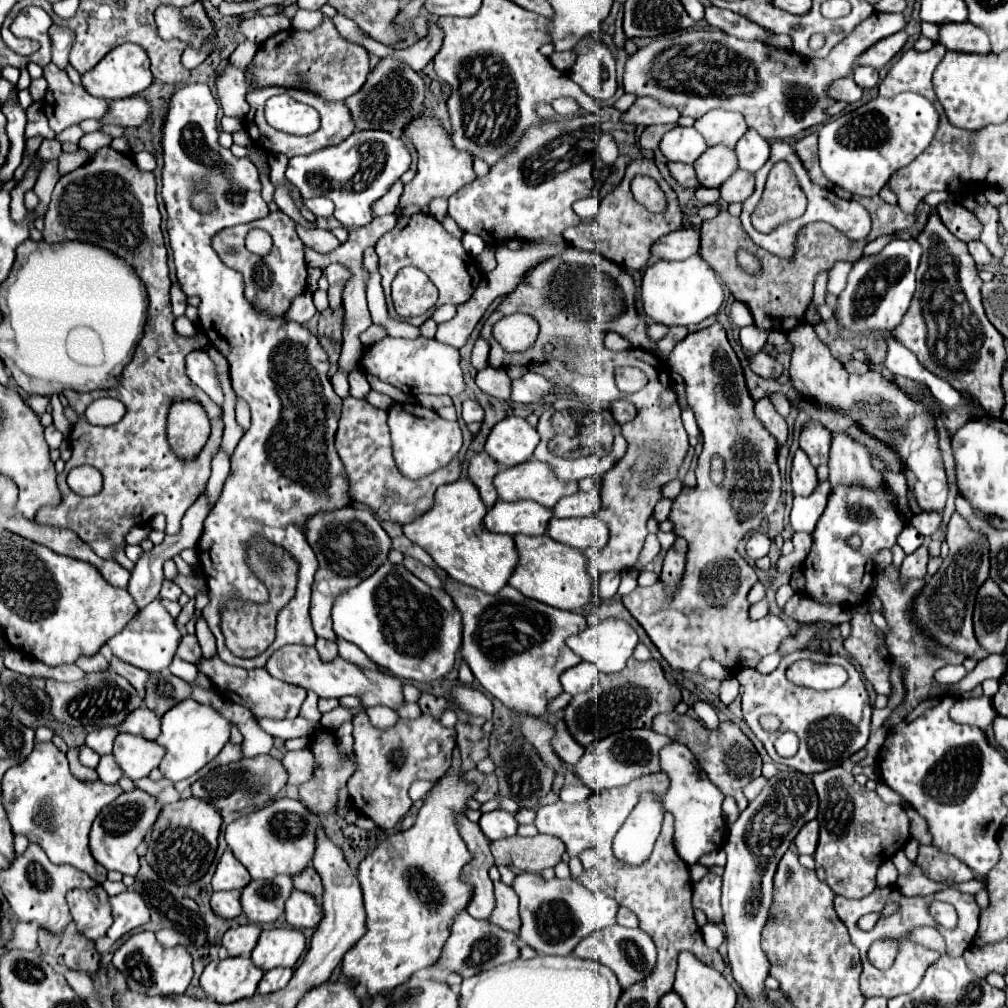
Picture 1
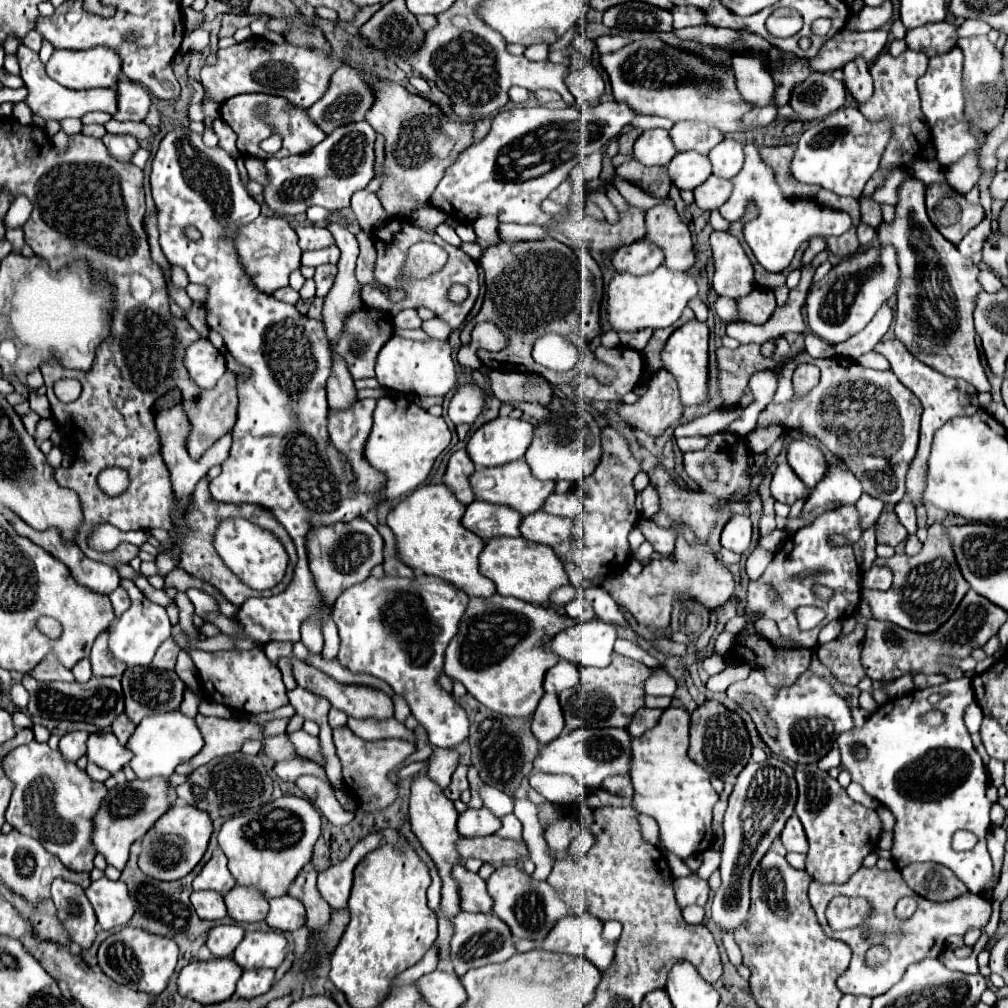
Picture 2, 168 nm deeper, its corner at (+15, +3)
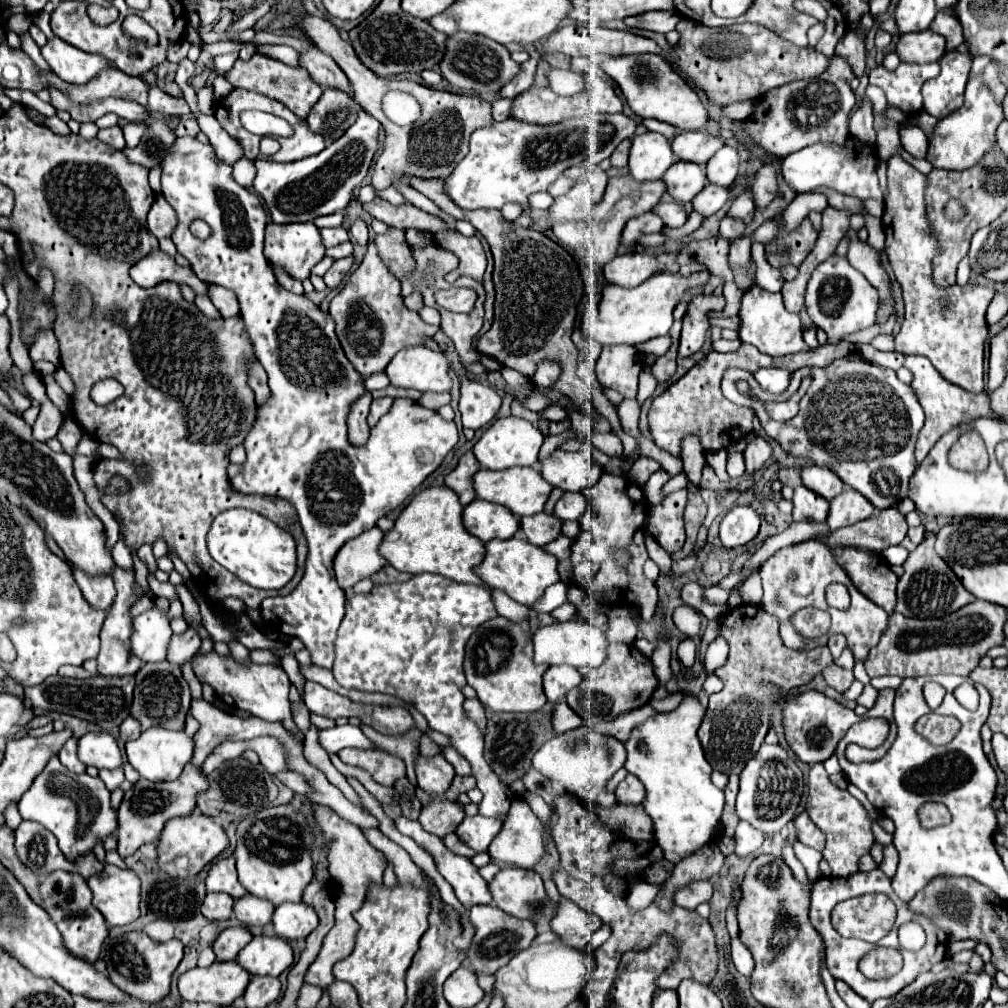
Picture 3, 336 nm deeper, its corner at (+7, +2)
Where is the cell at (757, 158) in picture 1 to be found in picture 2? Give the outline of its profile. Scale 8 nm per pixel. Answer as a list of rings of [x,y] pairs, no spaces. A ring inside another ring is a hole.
[[[723,139],[709,151],[709,161],[713,167],[713,175],[731,179],[743,167],[743,145],[733,139]]]

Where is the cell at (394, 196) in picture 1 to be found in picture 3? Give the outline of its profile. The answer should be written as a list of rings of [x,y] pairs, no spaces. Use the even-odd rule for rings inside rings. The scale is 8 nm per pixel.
[[[373,200],[363,204],[363,210],[369,212],[373,218],[385,222],[391,228],[417,228],[421,232],[437,232],[437,230],[445,230],[447,224],[441,222],[439,218],[425,214],[423,210],[407,204],[407,206],[393,206],[387,200]]]

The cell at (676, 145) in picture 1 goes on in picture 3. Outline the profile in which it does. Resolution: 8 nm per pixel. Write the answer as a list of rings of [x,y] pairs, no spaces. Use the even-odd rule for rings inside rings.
[[[645,132],[633,138],[629,154],[629,172],[633,178],[653,180],[661,178],[665,170],[677,162],[677,156],[671,150],[671,144],[665,136],[655,132]]]

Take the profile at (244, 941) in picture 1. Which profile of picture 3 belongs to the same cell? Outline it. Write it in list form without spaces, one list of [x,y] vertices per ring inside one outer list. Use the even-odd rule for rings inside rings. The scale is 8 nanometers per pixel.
[[[245,926],[227,928],[219,934],[219,938],[213,942],[213,950],[217,960],[235,960],[241,948],[253,938],[253,934]]]

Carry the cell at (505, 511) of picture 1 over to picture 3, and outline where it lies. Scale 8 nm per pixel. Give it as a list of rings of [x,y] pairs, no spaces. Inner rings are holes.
[[[473,500],[465,508],[463,524],[469,534],[477,536],[483,542],[489,542],[493,538],[509,540],[519,530],[519,520],[511,514],[509,508],[485,500]]]

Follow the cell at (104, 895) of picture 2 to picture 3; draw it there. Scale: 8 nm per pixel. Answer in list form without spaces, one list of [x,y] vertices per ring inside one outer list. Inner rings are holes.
[[[107,864],[101,876],[89,878],[93,904],[109,926],[125,926],[139,918],[139,878],[133,870]]]

